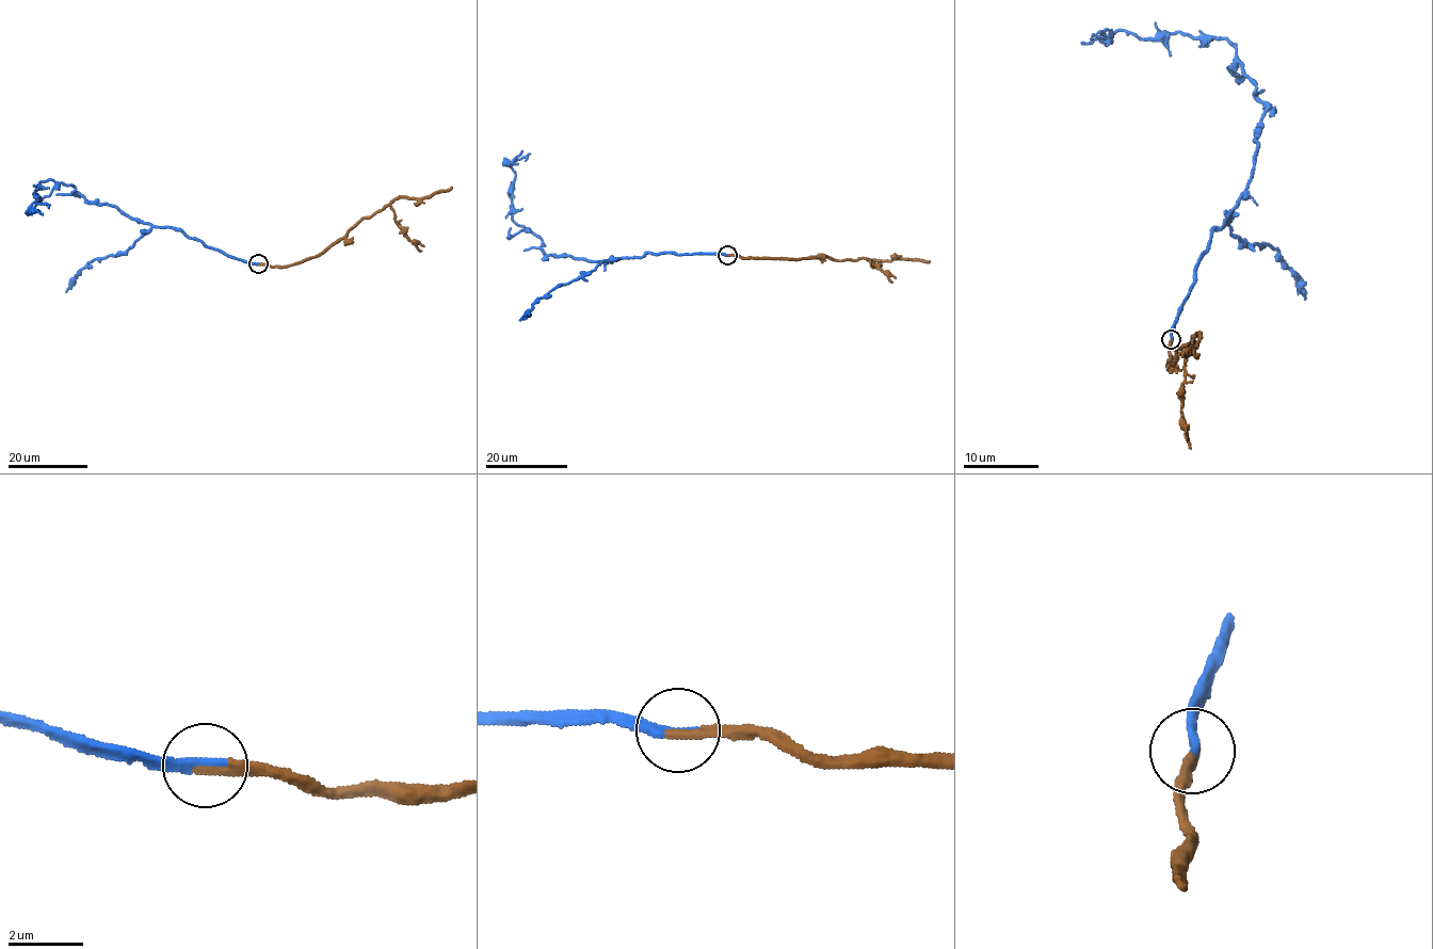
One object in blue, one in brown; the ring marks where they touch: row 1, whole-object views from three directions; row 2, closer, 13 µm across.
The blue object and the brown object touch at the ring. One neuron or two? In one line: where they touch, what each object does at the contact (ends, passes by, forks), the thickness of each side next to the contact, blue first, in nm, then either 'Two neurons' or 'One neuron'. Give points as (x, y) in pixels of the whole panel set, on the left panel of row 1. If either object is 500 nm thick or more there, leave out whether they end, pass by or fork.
Place: (258, 263). At the ring blue ends. At the ring brown ends. Thickness 300 nm (blue) against 280 nm. One neuron

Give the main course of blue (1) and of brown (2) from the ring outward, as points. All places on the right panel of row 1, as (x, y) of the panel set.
1: (1172, 340), (1216, 229), (1252, 176), (1267, 110), (1236, 45), (1221, 38), (1107, 30), (1090, 39)
2: (1172, 340), (1168, 367), (1172, 372), (1175, 351), (1194, 344), (1192, 338), (1198, 335), (1190, 355), (1200, 354)

